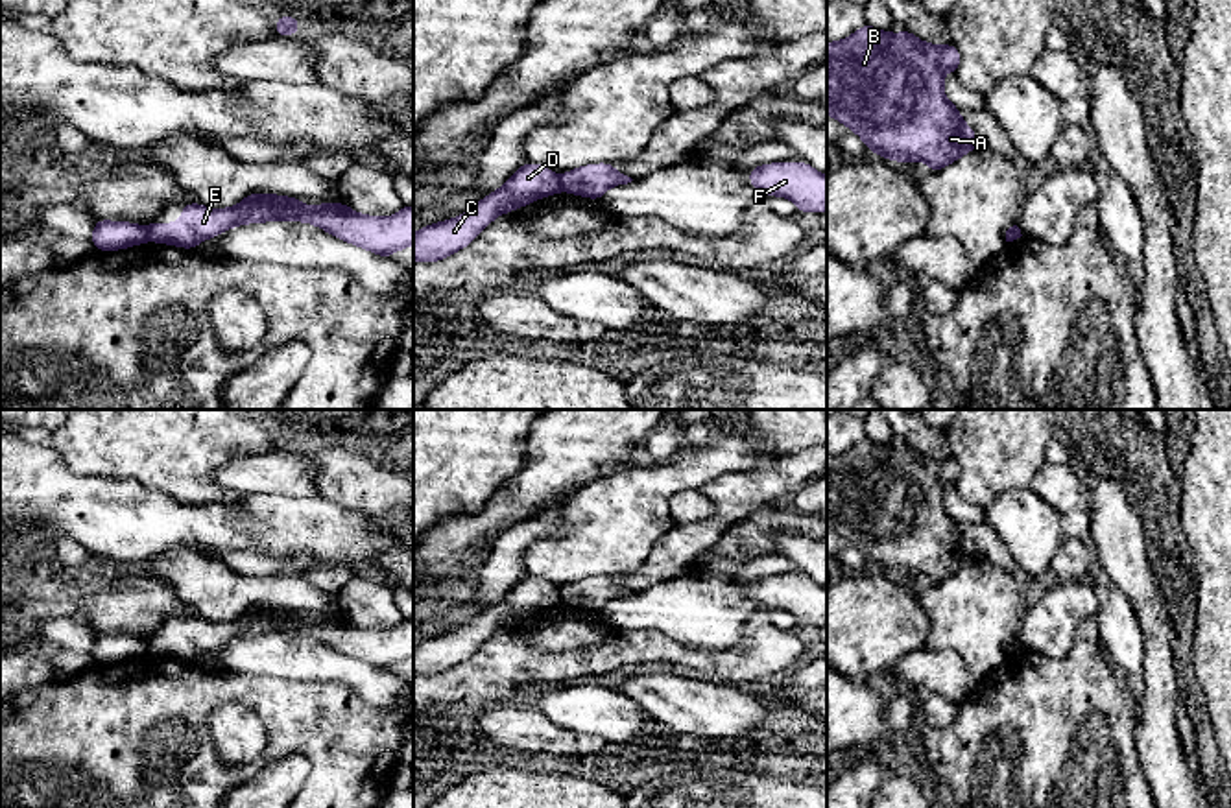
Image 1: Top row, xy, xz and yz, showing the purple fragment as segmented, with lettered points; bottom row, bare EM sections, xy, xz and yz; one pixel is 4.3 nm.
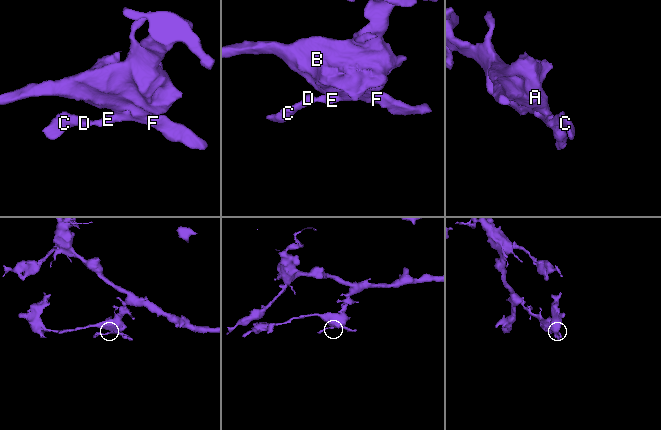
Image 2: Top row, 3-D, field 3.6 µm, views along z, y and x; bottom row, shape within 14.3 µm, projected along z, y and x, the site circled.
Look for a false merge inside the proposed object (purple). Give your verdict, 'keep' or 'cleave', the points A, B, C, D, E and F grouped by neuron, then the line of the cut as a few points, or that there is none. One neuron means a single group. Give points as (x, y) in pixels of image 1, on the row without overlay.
cleave | A B E F / C D | xz (558, 589), (563, 602)

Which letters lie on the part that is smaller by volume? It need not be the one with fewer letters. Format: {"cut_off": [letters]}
{"cut_off": ["C", "D"]}

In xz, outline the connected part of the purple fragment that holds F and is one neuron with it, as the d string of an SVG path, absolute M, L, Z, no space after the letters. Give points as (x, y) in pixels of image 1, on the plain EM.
M775 576L749 583L749 596L762 609L781 609L795 616L799 625L827 624L827 588L803 576Z

